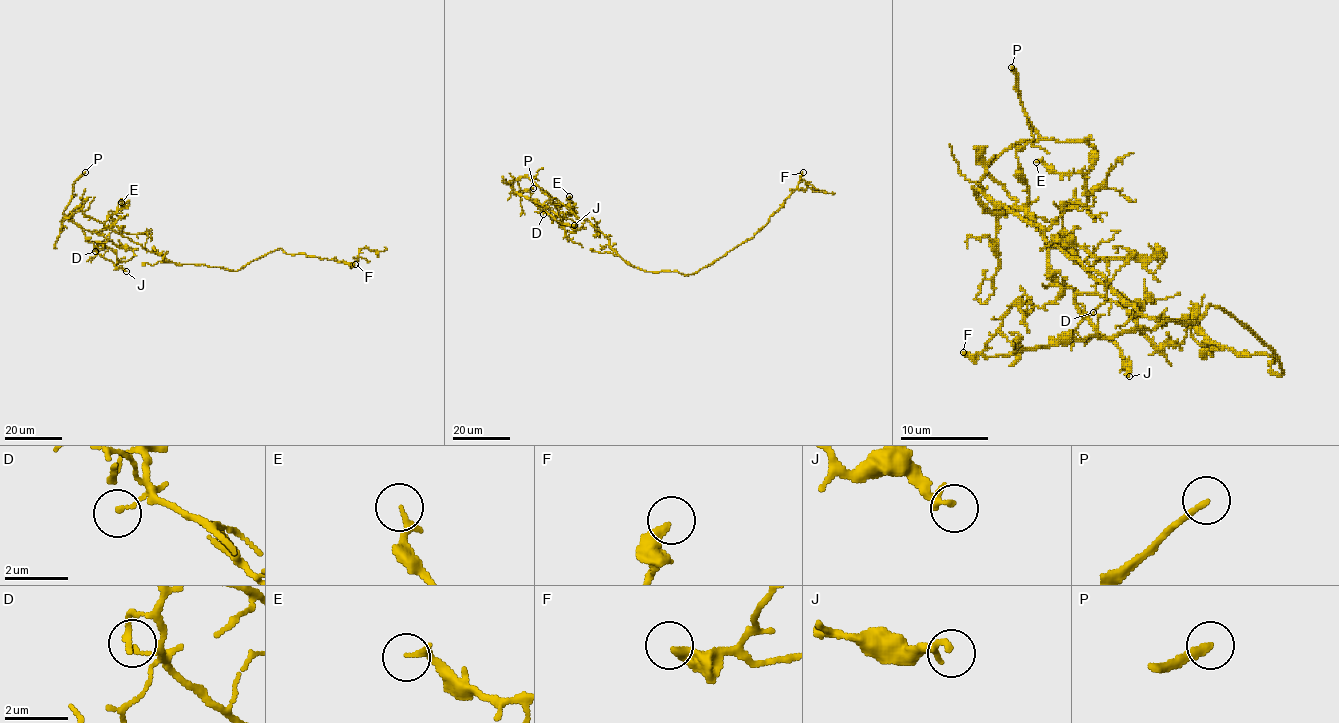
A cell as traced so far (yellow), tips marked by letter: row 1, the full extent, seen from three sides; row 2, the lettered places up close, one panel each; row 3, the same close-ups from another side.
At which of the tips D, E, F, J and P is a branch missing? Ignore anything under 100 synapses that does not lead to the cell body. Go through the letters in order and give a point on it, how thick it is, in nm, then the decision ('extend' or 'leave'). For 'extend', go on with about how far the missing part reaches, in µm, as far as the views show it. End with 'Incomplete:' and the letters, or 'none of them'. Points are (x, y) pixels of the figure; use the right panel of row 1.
D: place (1093, 312); calibre 110 nm; leave
E: place (1036, 162); calibre 200 nm; leave
F: place (963, 352); calibre 340 nm; leave
J: place (1129, 376); calibre 240 nm; leave
P: place (1011, 67); calibre 220 nm; extend; missing 3 µm
Incomplete: P

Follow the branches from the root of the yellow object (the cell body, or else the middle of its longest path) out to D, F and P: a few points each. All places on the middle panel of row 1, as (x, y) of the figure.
D: (622, 258), (588, 221), (578, 218), (528, 178), (518, 177), (513, 190), (540, 203), (545, 208), (543, 214)
F: (622, 258), (646, 271), (694, 274), (750, 240), (796, 188), (803, 172)
P: (622, 258), (601, 232), (528, 178), (518, 177), (511, 186), (516, 180), (521, 196), (533, 188)

